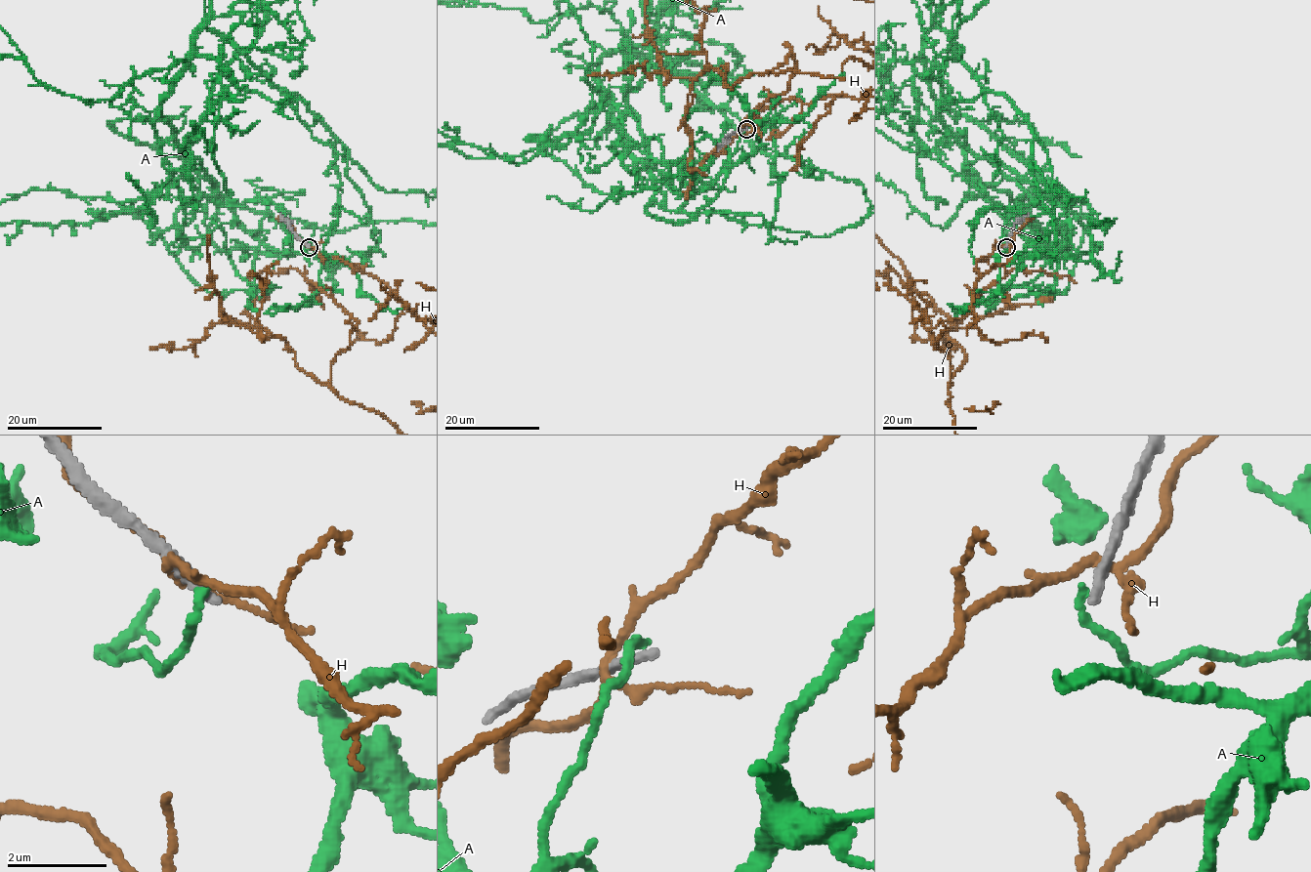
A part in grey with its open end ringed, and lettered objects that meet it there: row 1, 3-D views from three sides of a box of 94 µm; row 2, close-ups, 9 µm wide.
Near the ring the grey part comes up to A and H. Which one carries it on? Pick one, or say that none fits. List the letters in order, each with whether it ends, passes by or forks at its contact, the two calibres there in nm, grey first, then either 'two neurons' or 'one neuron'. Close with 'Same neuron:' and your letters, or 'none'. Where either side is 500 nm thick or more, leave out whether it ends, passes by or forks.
A: it ends there; 220 nm thick on the grey side, 180 nm on the other; two neurons
H: it forks there; 280 nm thick on the grey side, 150 nm on the other; two neurons
Same neuron: none

